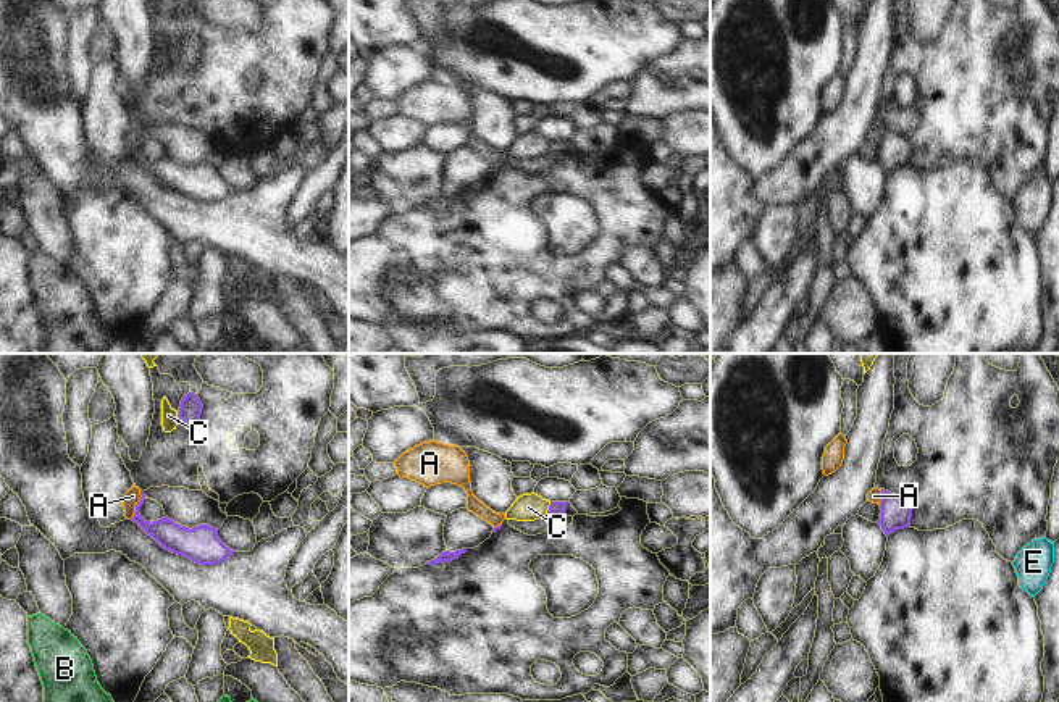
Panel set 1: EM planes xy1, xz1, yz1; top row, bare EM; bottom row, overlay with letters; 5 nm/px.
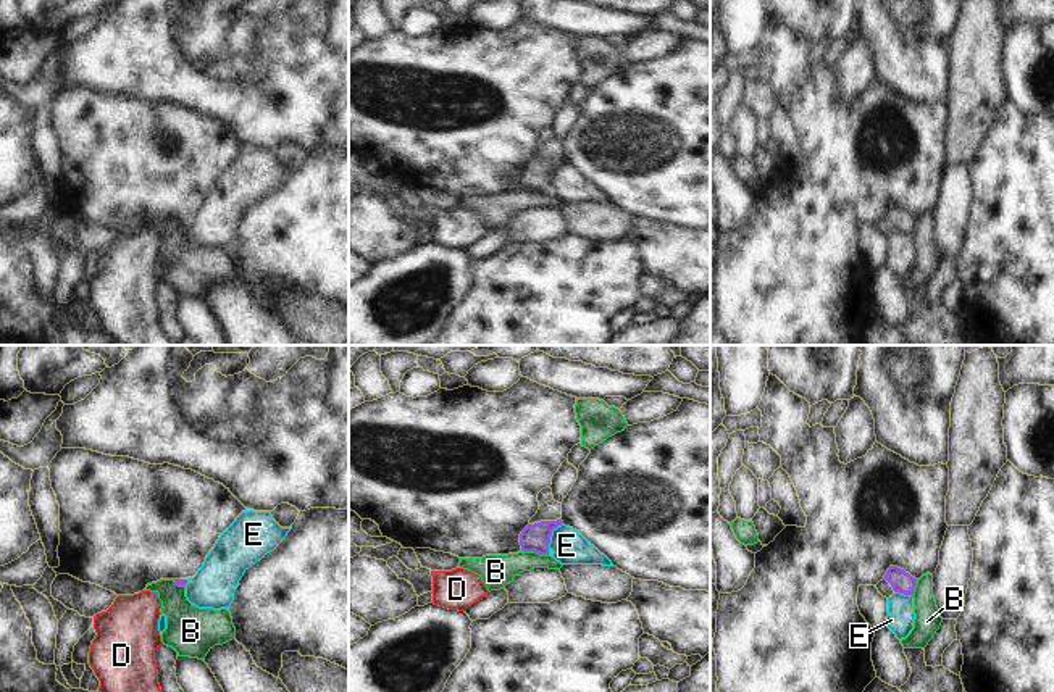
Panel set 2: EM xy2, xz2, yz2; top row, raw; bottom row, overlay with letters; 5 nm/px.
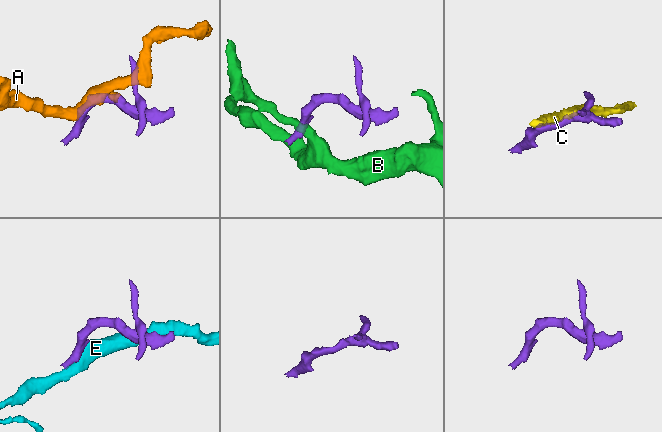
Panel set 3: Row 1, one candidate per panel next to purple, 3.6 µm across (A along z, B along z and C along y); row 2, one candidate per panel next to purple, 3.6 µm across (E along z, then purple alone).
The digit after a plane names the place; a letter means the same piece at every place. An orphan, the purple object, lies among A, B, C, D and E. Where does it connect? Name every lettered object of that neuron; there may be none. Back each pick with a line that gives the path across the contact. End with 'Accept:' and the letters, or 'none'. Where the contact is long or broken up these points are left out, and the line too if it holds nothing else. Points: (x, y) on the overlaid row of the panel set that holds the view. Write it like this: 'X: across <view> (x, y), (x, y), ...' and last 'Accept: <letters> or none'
D: across xy2 (154, 592), (155, 594), (131, 621), (128, 634)
Accept: D

